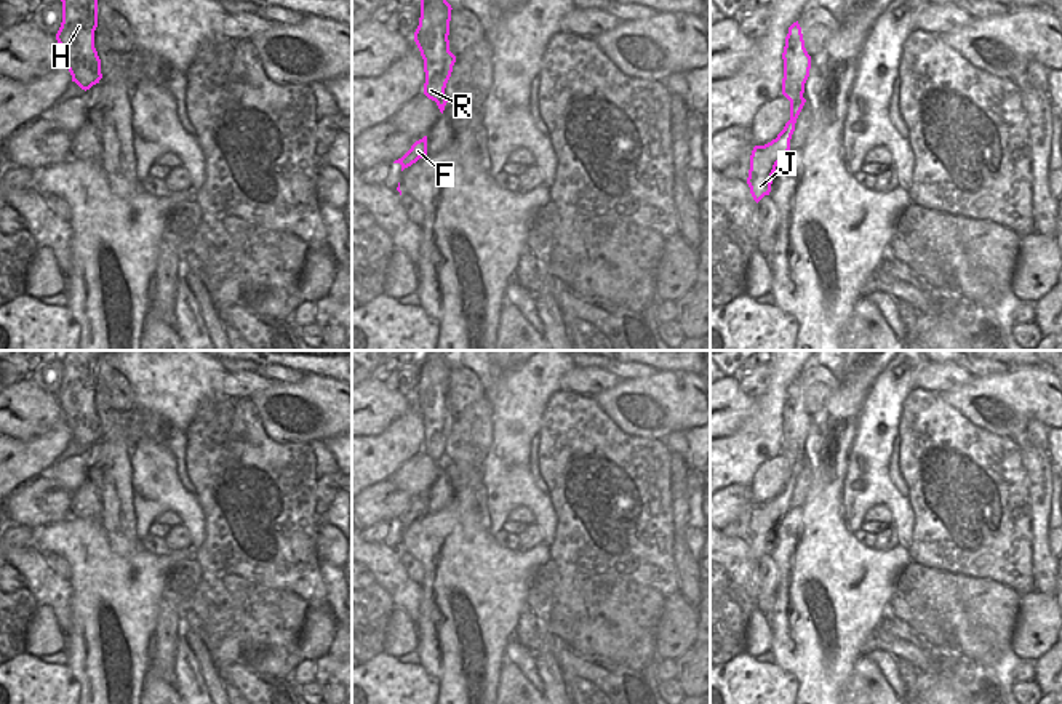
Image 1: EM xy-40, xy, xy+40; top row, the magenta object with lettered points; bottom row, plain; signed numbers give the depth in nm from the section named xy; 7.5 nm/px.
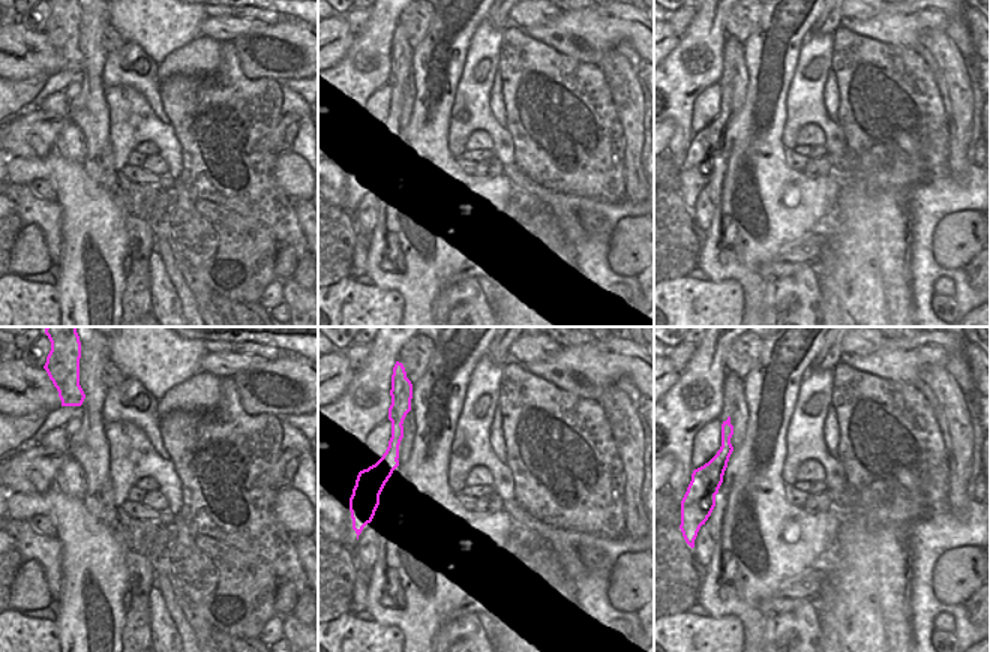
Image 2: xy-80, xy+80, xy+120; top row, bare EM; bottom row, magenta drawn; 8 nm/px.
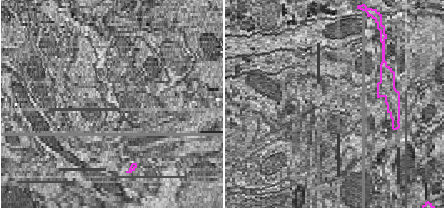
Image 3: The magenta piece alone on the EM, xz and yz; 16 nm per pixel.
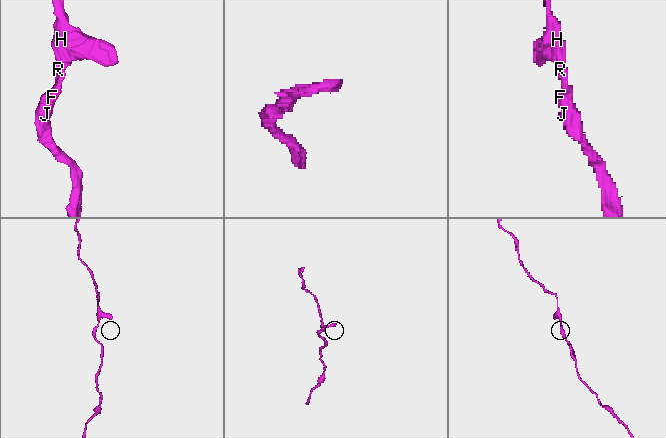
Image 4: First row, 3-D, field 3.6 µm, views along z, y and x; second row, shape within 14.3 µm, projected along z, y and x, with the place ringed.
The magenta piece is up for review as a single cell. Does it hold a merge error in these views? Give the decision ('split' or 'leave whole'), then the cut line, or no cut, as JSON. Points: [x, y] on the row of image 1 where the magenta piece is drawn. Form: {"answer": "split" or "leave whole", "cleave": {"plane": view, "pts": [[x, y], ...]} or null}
{"answer": "leave whole", "cleave": null}

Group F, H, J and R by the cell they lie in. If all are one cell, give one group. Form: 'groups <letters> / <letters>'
groups F H J R

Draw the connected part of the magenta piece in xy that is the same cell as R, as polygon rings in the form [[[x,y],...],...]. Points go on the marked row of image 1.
[[[421,0],[421,18],[414,32],[414,42],[424,59],[424,94],[437,102],[441,114],[448,102],[445,88],[456,62],[448,40],[451,10],[446,0]]]

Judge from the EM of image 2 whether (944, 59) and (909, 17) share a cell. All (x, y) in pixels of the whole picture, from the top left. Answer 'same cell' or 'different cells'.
different cells

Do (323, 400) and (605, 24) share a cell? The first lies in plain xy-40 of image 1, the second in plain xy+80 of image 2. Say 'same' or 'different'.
same

